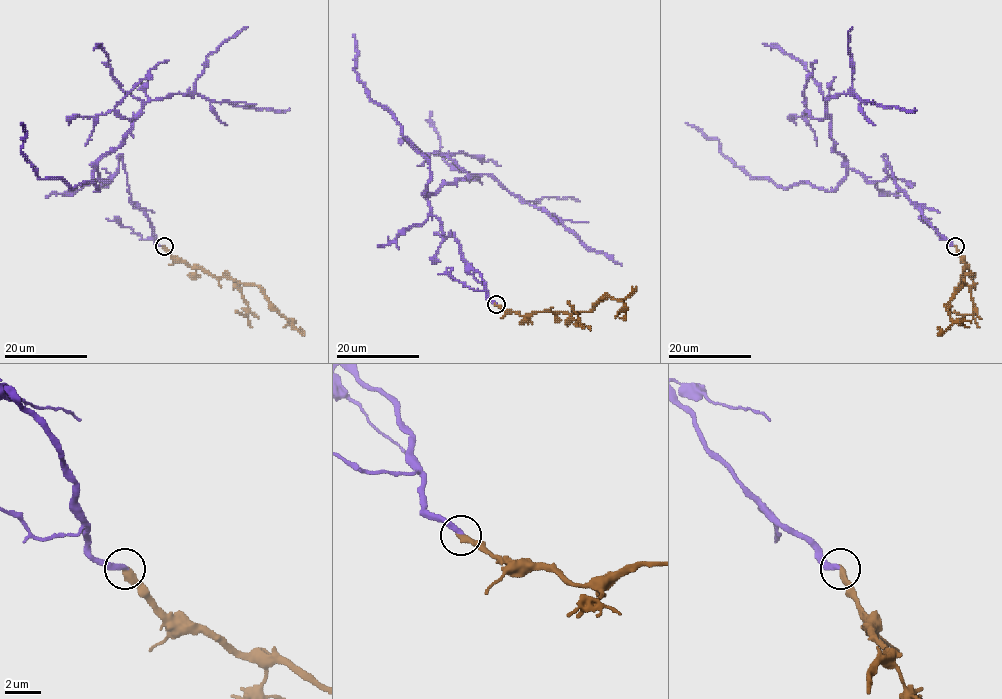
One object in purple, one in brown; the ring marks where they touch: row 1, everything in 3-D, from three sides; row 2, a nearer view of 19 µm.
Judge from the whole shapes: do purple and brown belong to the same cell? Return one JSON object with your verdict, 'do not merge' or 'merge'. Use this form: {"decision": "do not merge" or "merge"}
{"decision": "merge"}

